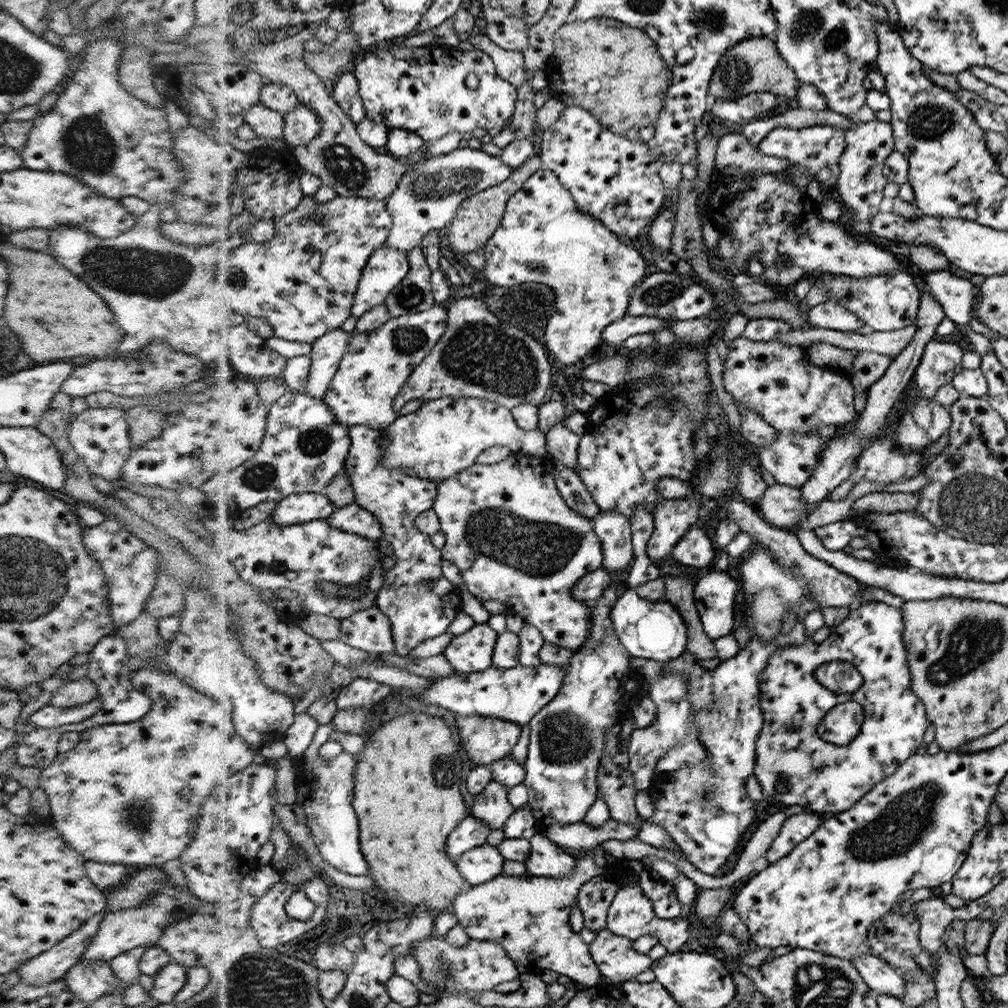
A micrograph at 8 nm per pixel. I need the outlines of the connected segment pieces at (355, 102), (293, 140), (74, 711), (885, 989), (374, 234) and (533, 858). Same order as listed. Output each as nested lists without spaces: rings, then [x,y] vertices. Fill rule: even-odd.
[[[356,70],[346,71],[334,85],[334,98],[354,120],[354,123],[360,125],[368,117],[368,112],[366,111],[365,100],[361,96],[361,83]]]
[[[302,105],[286,118],[285,136],[292,147],[306,147],[320,137],[323,120],[309,107]]]
[[[92,699],[86,705],[76,706],[75,708],[57,708],[50,704],[40,708],[35,714],[27,718],[27,724],[32,728],[56,728],[57,726],[69,725],[70,723],[82,722],[90,718],[91,714],[102,708],[102,699]]]
[[[869,953],[861,954],[850,962],[857,967],[861,977],[880,996],[882,994],[892,994],[901,1000],[905,996],[905,978],[884,959]]]
[[[306,195],[304,202],[296,210],[292,210],[288,216],[277,218],[275,222],[280,228],[279,235],[274,240],[268,242],[244,243],[241,247],[238,247],[237,250],[229,256],[228,274],[226,259],[220,259],[219,273],[214,276],[213,291],[219,293],[219,299],[221,301],[225,301],[226,297],[229,298],[229,301],[232,304],[233,314],[240,321],[248,316],[267,318],[273,326],[276,337],[294,342],[314,344],[320,337],[324,337],[325,334],[341,329],[342,326],[346,324],[346,320],[352,318],[353,310],[357,302],[358,289],[361,288],[361,280],[365,277],[366,267],[368,266],[372,255],[383,246],[389,244],[389,238],[394,227],[394,220],[389,210],[389,204],[387,200],[344,195],[338,195],[334,200],[322,203],[315,195]],[[316,254],[323,254],[323,261],[319,268],[316,268],[316,266],[312,264],[312,258],[314,258]]]
[[[542,830],[530,838],[532,852],[525,862],[527,872],[534,876],[562,878],[576,870],[577,859],[558,847]]]

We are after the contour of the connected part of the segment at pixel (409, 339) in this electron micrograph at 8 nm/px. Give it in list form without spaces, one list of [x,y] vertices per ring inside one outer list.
[[[436,304],[430,310],[390,319],[382,328],[371,332],[354,331],[349,353],[340,364],[330,390],[323,399],[333,406],[334,414],[343,425],[368,425],[388,428],[398,419],[394,410],[396,398],[409,380],[429,357],[432,349],[449,329],[449,310]]]

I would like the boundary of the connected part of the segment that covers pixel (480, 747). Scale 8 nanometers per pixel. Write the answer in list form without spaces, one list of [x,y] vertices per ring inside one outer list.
[[[446,711],[462,733],[463,748],[478,765],[492,765],[510,757],[521,738],[521,725],[491,716],[462,716]]]

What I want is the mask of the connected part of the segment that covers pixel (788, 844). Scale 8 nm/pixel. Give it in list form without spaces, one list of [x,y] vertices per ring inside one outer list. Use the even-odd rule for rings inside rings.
[[[807,811],[789,816],[766,851],[769,864],[784,858],[796,845],[800,845],[808,836],[816,832],[823,823],[820,817],[821,814]]]

